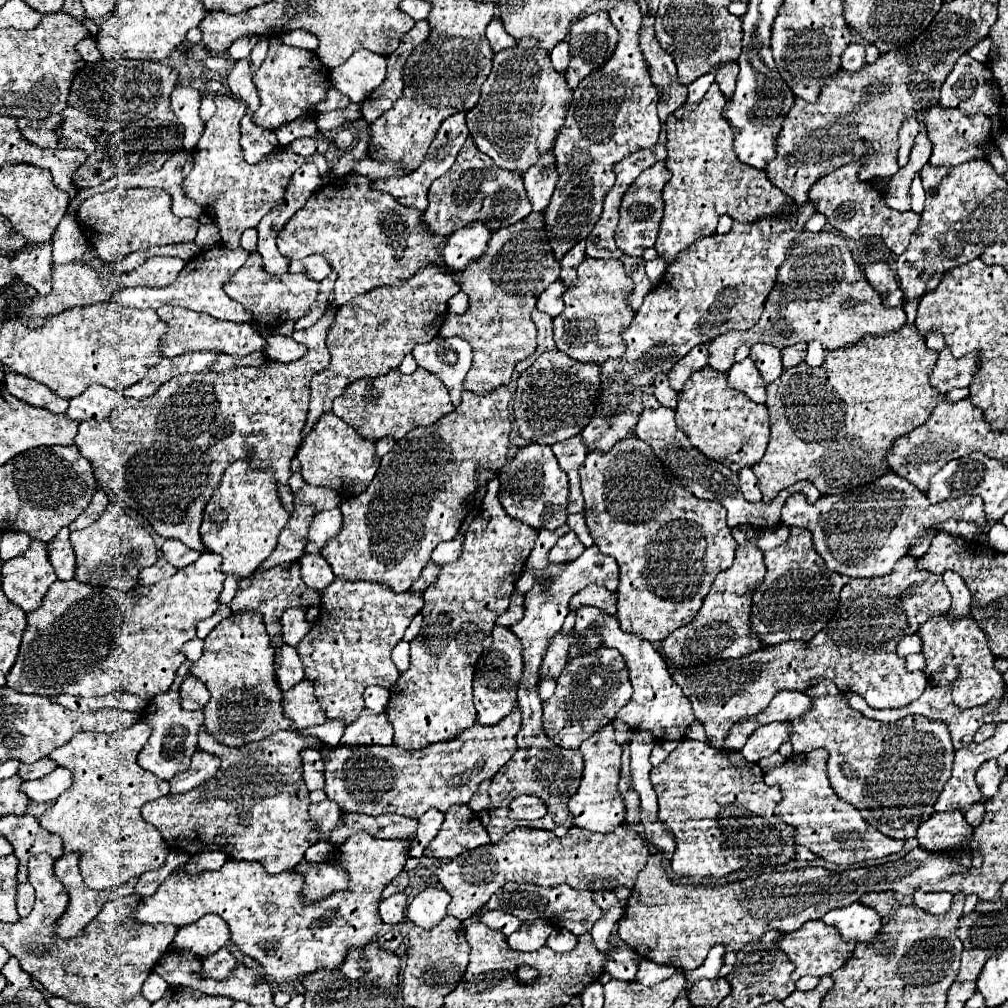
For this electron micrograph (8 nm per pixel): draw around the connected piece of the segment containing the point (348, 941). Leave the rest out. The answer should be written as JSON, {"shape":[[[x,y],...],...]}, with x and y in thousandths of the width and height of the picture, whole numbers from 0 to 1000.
{"shape":[[[352,826],[334,844],[338,852],[326,852],[326,854],[340,858],[344,862],[346,882],[338,886],[330,886],[328,890],[316,896],[301,898],[301,892],[299,892],[301,868],[297,868],[295,864],[281,864],[281,866],[269,868],[255,854],[225,852],[223,860],[219,860],[217,864],[201,864],[201,868],[182,868],[182,870],[168,868],[150,890],[140,892],[134,904],[130,904],[130,910],[146,918],[164,916],[164,918],[182,920],[182,918],[193,916],[203,906],[215,906],[223,912],[223,916],[229,922],[229,936],[235,938],[239,945],[259,955],[265,973],[291,975],[295,967],[301,969],[314,961],[336,959],[342,953],[346,939],[362,939],[366,934],[374,932],[374,926],[380,920],[380,914],[376,912],[376,894],[378,894],[380,880],[384,880],[384,876],[388,876],[388,872],[392,872],[400,864],[400,858],[404,852],[404,836],[392,834],[392,832],[376,834],[364,826]]]}

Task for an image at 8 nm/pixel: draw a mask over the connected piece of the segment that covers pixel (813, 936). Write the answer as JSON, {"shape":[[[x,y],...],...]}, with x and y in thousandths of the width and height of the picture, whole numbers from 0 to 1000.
{"shape":[[[801,914],[793,924],[779,926],[773,939],[781,945],[785,955],[789,957],[789,963],[785,967],[787,973],[793,973],[799,967],[824,967],[828,961],[832,961],[848,941],[848,934],[836,934],[832,924],[828,920],[818,918],[816,914]]]}

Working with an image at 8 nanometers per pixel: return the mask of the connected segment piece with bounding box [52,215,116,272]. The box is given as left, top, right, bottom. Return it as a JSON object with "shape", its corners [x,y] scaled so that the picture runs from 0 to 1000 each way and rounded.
{"shape":[[[64,213],[52,235],[52,260],[70,261],[70,259],[86,259],[100,270],[113,268],[113,262],[104,261],[94,255],[94,251],[86,245],[84,235],[70,213]]]}

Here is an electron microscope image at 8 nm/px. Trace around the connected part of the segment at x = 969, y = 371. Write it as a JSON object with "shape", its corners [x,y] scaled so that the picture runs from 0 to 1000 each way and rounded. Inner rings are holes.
{"shape":[[[941,344],[932,350],[932,358],[928,368],[924,370],[924,382],[932,388],[943,388],[947,384],[959,384],[971,366],[971,352],[955,352],[945,354]]]}

